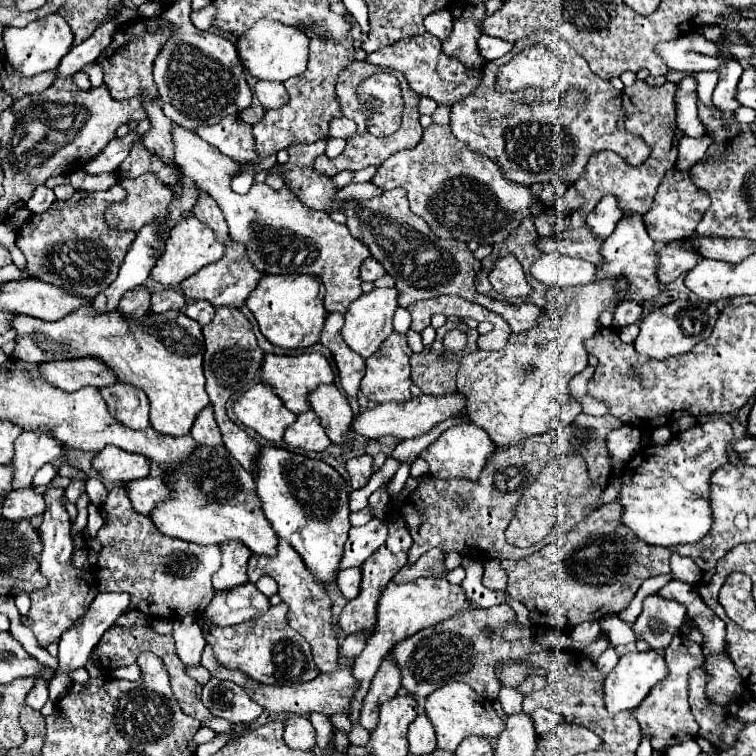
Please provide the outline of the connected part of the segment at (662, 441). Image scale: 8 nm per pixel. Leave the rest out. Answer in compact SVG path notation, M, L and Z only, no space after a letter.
M658 427L652 431L652 445L666 445L672 439L672 433L668 427Z

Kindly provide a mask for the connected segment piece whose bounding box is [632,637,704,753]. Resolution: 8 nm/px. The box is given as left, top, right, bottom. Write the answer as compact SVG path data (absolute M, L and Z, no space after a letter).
M674 637L672 643L664 651L664 659L666 659L668 675L658 685L654 685L654 689L650 689L650 693L646 695L646 701L642 701L636 709L632 709L632 715L638 721L642 735L646 735L652 743L652 749L660 751L660 753L664 753L664 749L668 745L696 739L698 725L690 713L690 705L688 705L688 673L694 667L704 667L704 657L702 657L700 645L692 643L688 639Z

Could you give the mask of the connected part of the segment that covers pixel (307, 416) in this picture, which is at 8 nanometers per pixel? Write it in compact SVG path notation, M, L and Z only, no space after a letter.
M310 411L300 413L296 421L286 427L282 441L290 447L306 451L324 451L330 445L330 439L326 433L322 433L322 425L318 425L318 417L314 417Z

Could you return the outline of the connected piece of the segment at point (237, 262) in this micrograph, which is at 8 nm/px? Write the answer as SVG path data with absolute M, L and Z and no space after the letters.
M230 241L228 249L224 251L224 257L218 259L216 263L210 263L206 267L202 267L198 273L194 273L192 277L188 277L186 281L180 283L180 289L184 293L184 297L188 299L208 299L214 307L220 305L232 305L232 307L242 307L244 301L248 299L248 295L256 289L258 281L262 279L262 271L258 271L250 259L246 257L246 247L242 243Z

